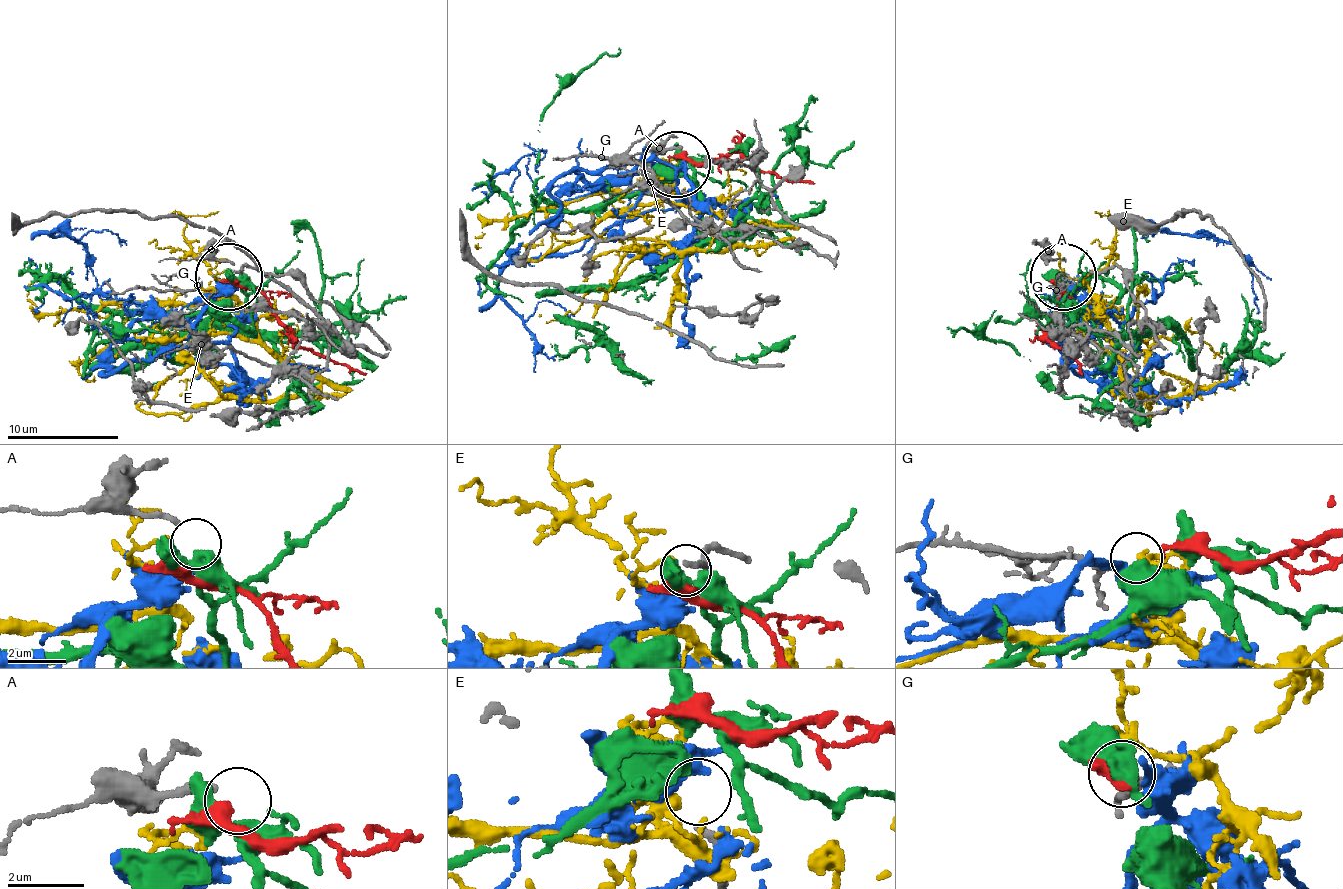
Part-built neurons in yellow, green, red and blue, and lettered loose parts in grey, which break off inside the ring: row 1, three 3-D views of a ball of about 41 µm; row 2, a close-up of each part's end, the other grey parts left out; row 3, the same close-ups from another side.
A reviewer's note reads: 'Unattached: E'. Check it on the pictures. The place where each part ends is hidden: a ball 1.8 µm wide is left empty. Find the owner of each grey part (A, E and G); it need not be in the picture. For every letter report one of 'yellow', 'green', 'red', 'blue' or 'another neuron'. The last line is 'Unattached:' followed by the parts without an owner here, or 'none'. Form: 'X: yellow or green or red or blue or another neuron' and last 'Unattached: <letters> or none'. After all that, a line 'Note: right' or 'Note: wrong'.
A: green
E: another neuron
G: red
Unattached: E
Note: right

